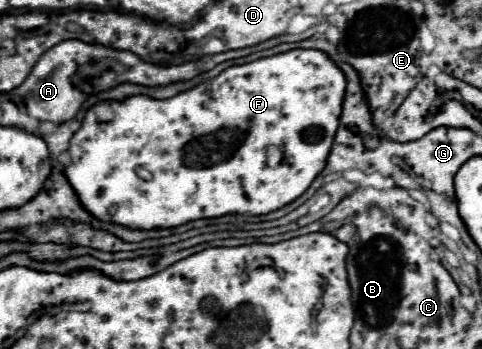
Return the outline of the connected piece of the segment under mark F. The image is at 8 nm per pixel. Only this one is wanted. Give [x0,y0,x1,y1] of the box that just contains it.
[65,48,347,230]

